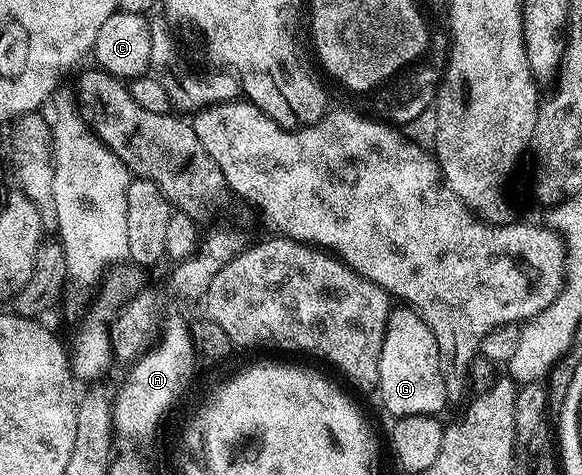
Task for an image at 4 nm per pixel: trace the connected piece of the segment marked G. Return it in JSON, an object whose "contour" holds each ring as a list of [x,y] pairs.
{"contour":[[[404,305],[390,310],[385,326],[385,340],[379,357],[379,381],[377,391],[381,403],[393,414],[435,415],[447,407],[443,373],[439,369],[439,349],[435,345],[435,333],[417,316],[417,312]]]}

